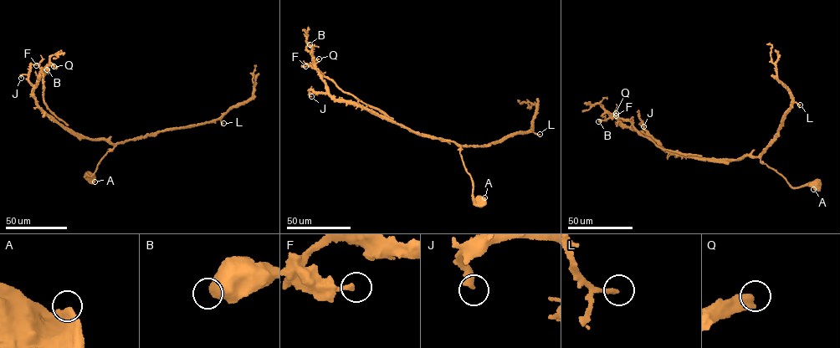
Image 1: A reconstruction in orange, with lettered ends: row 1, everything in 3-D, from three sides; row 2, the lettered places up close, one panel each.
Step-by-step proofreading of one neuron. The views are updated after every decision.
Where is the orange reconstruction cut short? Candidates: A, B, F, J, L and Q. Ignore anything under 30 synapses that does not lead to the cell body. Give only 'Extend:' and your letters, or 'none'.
Extend: none

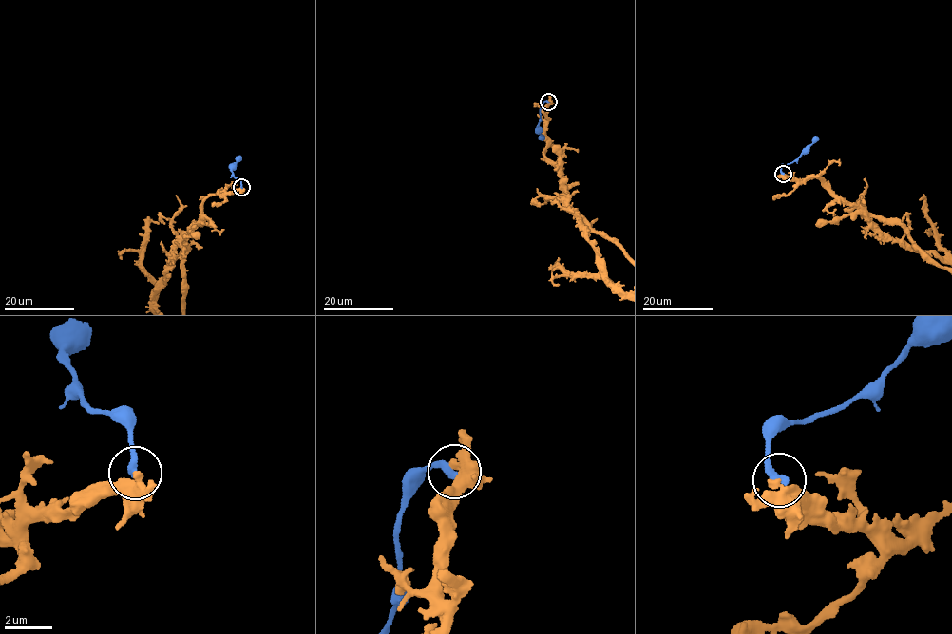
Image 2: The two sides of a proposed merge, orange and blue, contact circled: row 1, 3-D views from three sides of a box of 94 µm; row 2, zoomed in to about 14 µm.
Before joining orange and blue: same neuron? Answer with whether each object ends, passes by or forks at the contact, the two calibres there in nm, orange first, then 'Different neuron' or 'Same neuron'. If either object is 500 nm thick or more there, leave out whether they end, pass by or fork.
At the ring orange passes by. At the ring blue ends. Thickness 340 nm (orange) against 360 nm. Different neuron

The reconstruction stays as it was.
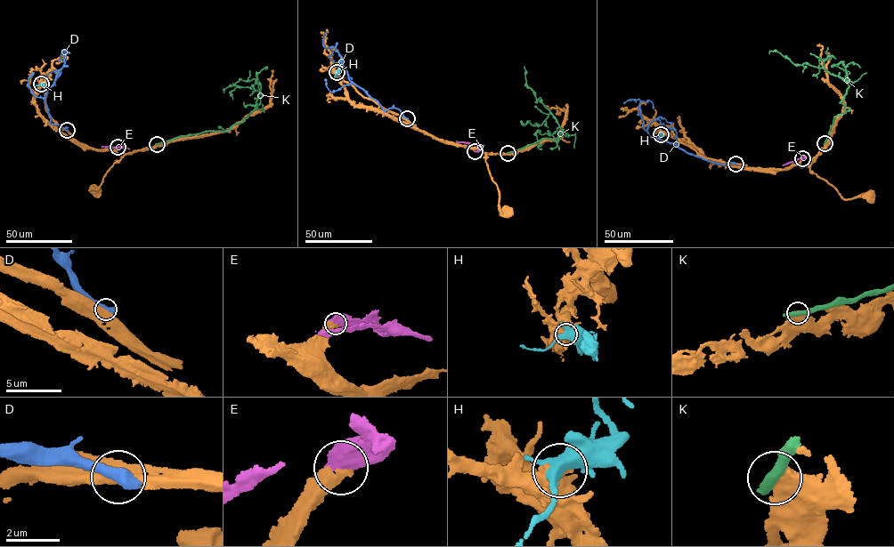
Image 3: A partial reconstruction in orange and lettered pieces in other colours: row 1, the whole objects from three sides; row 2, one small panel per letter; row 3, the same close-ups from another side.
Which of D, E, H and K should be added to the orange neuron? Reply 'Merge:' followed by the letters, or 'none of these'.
Merge: E

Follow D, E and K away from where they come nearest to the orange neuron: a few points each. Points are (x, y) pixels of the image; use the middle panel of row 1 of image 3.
D: (407, 118), (397, 108), (384, 111), (378, 101), (349, 80), (335, 47), (324, 46), (322, 39), (327, 32)
E: (475, 151), (479, 149), (478, 146), (456, 141)
K: (507, 152), (566, 134), (550, 113), (541, 124), (521, 120)

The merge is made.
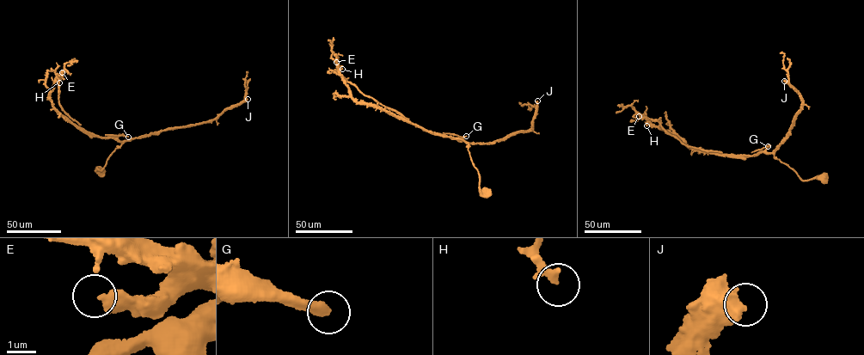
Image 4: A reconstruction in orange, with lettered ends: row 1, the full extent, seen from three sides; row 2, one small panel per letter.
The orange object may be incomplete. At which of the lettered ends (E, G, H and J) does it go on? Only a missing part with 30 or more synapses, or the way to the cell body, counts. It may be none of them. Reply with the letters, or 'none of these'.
J

